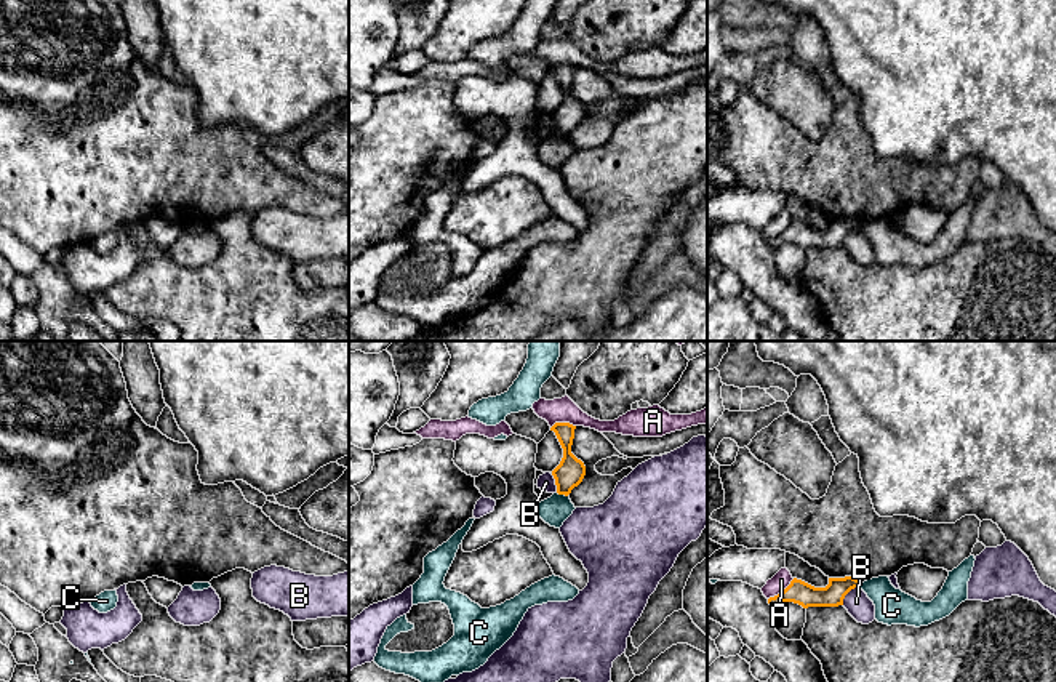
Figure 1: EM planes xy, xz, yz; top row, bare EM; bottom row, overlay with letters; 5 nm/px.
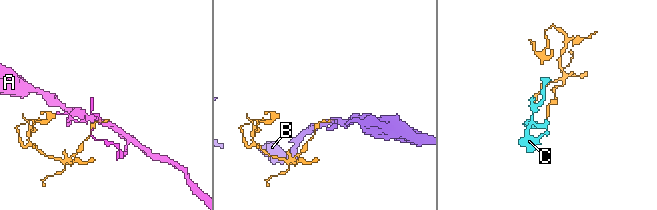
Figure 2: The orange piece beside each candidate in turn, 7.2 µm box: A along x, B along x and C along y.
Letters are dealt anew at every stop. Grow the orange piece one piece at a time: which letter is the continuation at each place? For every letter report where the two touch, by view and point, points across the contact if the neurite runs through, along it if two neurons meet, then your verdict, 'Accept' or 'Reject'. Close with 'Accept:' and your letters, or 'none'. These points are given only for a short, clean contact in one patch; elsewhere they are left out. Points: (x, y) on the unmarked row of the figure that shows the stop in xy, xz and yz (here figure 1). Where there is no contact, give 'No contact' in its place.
A: Touches orange at yz (783, 232). Boundary: yz (794, 220), (768, 240). Reject
B: Touches orange at yz (848, 232). Boundary: yz (860, 228), (855, 228), (842, 245). Reject
C: Touches orange at xz (562, 135). Boundary: xz (557, 133), (567, 138). Reject
Accept: none

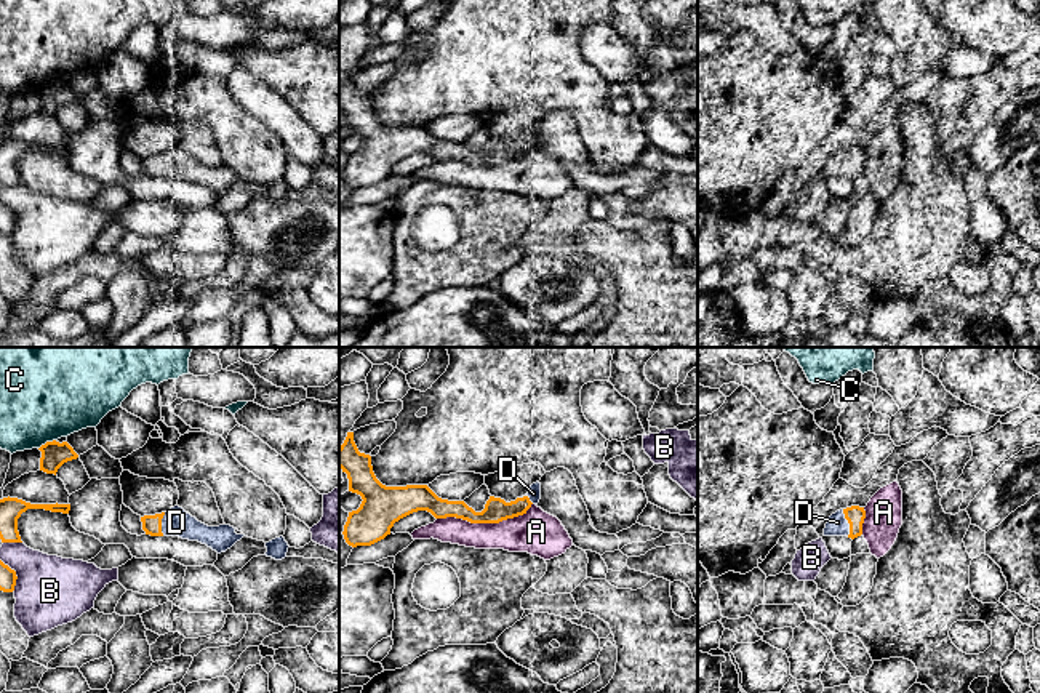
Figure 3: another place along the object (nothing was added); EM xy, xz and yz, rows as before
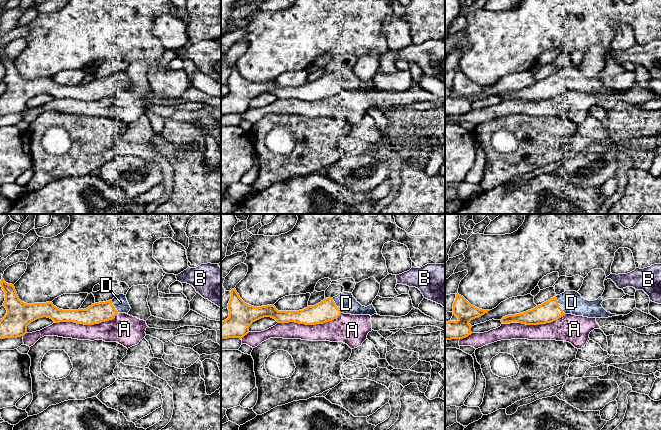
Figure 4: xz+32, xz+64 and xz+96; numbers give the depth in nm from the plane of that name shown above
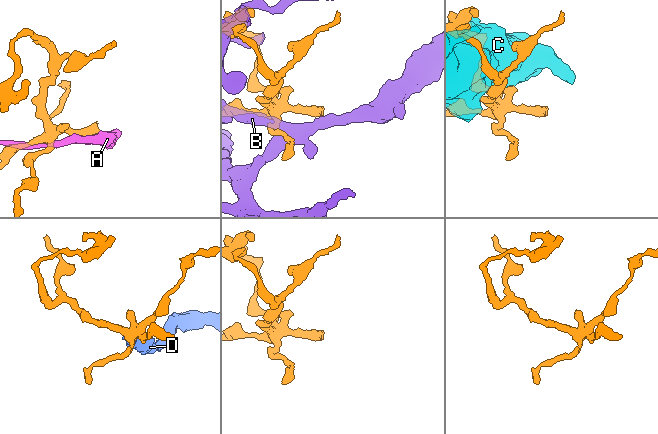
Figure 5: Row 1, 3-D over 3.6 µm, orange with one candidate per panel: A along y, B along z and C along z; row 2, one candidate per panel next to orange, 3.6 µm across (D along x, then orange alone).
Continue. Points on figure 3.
A: Touches orange at xz (485, 164). Reject
B: Touches orange at xy (15, 216). Reject
C: Touches orange at xy (47, 84). Reject
D: Touches orange at yz (848, 164). Accept
Accept: D

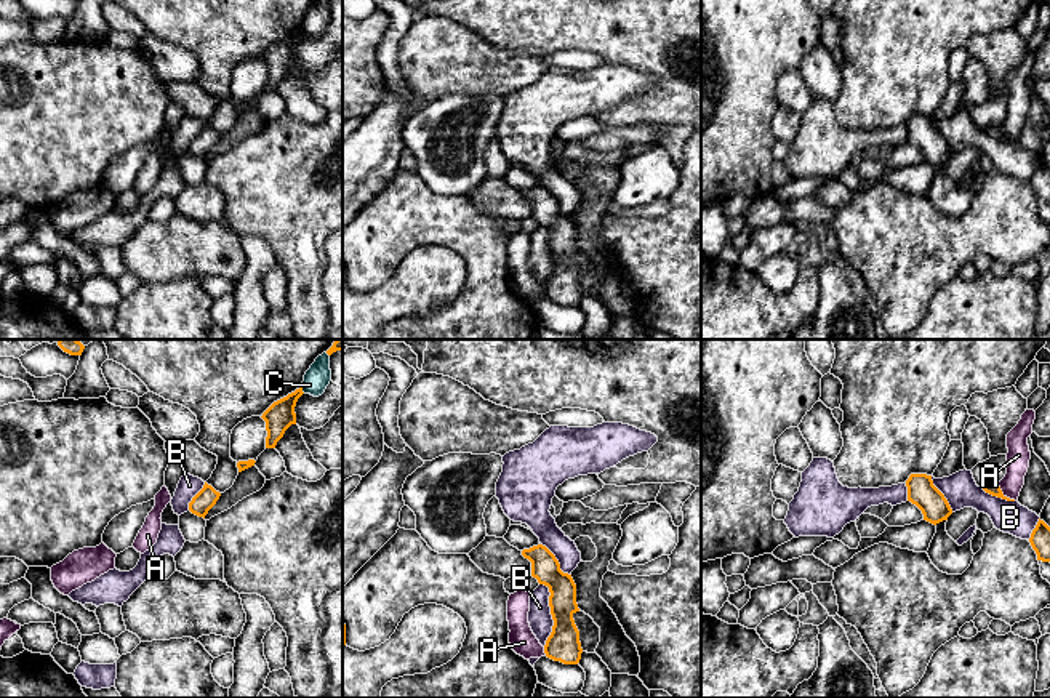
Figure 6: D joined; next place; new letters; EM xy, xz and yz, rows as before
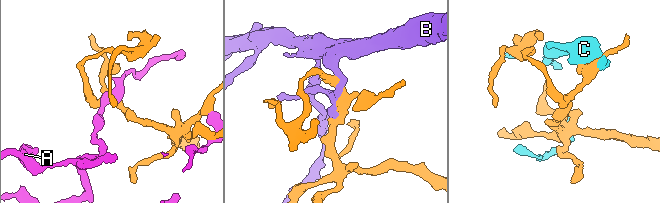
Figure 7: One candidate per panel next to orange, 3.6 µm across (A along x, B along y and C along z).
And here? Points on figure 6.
A: Touches orange at yz (1005, 138). Reject
B: Touches orange at xz (551, 255). Reject
C: Touches orange at xy (301, 32). Reject
Accept: none

